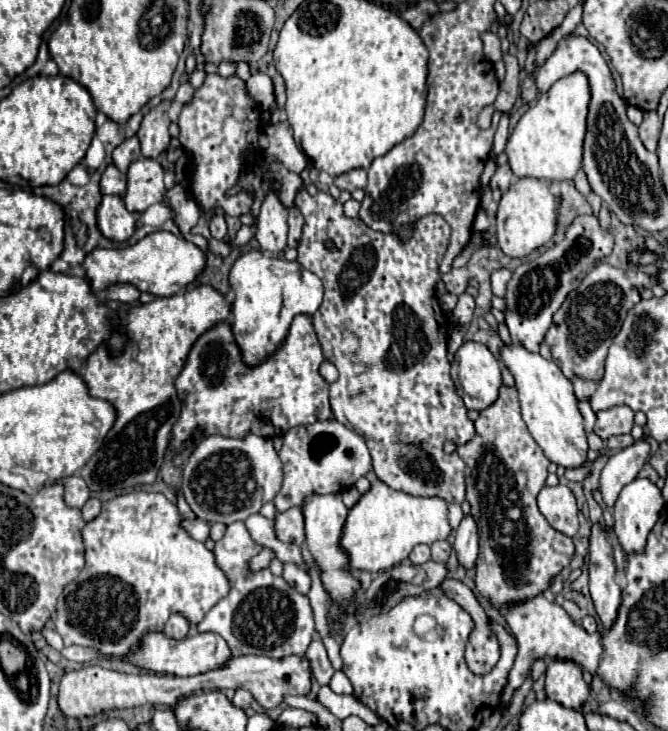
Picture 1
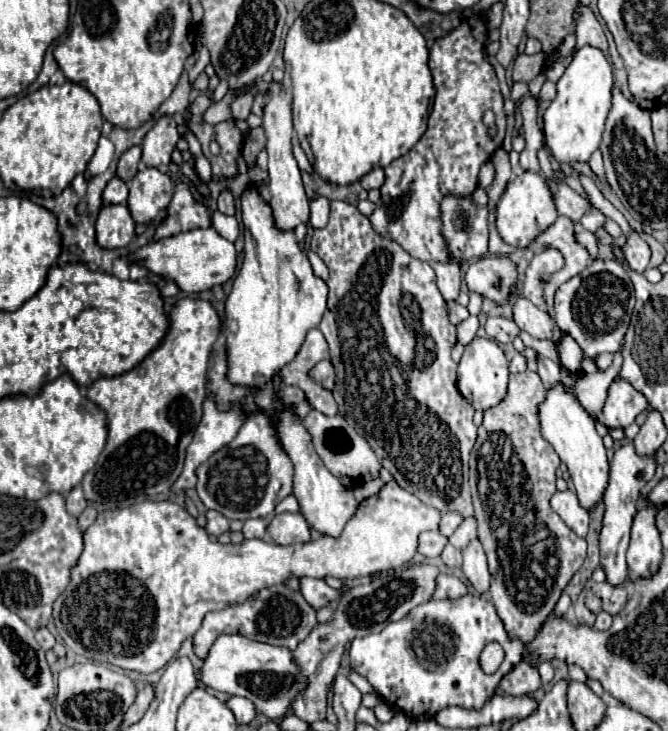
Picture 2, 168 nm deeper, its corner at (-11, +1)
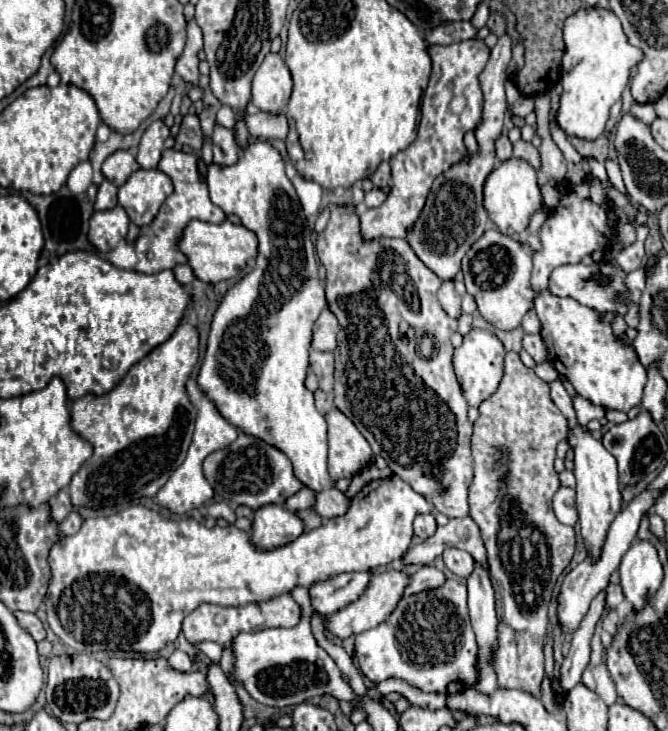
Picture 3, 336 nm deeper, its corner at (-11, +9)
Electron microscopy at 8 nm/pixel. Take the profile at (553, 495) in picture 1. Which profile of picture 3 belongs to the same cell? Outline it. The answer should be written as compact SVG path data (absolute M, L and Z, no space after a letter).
M561 486L557 490L557 494L553 496L553 510L555 510L555 516L561 524L575 526L579 520L579 514L575 508L575 490Z

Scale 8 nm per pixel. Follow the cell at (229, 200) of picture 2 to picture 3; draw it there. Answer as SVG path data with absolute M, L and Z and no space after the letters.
M217 124L213 132L213 162L219 166L227 166L235 164L235 160L237 160L235 136L231 130Z

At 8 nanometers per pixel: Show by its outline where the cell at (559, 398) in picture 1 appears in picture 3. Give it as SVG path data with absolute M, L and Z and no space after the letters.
M575 424L567 428L565 436L567 444L573 450L573 462L575 462L575 478L577 478L577 512L579 512L579 524L581 524L581 534L587 544L589 554L593 558L599 556L599 548L605 540L607 528L611 520L617 516L621 510L621 486L617 480L617 460L603 448L603 442L591 436L591 430L587 426Z

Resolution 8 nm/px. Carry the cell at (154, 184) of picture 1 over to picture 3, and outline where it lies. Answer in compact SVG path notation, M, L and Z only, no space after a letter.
M159 168L131 174L131 178L119 188L119 204L125 208L129 220L137 226L147 226L155 218L163 200L173 192L171 178Z

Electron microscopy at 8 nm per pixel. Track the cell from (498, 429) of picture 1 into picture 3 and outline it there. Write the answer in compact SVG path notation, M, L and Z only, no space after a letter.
M507 352L505 376L497 392L479 406L479 412L481 416L475 422L471 438L475 478L469 486L469 516L481 530L495 588L495 610L499 616L499 652L495 654L497 682L501 688L521 688L539 696L539 686L545 676L543 644L549 624L547 608L553 588L557 586L557 578L575 554L575 530L561 524L551 508L551 498L561 486L557 472L553 470L555 448L567 434L567 418L559 412L559 408L555 408L547 382L543 382L531 368L523 366L515 352Z

